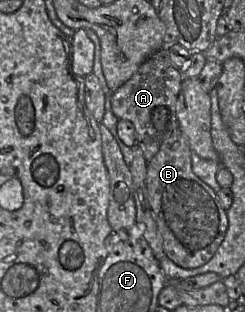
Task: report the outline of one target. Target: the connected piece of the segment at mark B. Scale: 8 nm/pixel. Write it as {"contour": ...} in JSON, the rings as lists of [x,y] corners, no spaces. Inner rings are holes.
{"contour":[[[180,128],[160,143],[157,154],[147,164],[146,187],[149,203],[163,241],[166,256],[178,266],[192,269],[206,264],[215,255],[228,229],[228,216],[217,193],[192,171],[192,150]]]}

